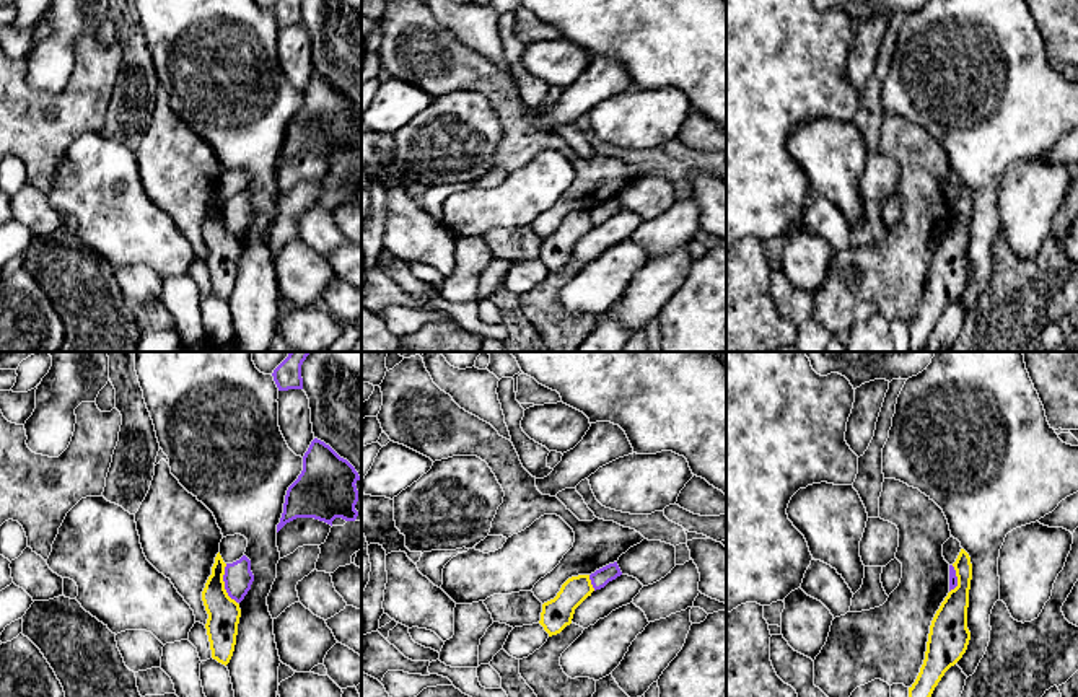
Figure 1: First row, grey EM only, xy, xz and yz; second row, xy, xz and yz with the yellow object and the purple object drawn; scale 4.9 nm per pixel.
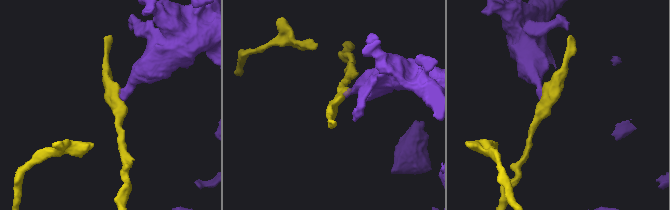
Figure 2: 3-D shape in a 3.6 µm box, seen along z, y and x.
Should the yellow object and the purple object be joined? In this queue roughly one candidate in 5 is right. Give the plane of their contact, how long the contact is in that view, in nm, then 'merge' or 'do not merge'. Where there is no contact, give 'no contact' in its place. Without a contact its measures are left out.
meets yellow in xy; contact 200 nm long; do not merge

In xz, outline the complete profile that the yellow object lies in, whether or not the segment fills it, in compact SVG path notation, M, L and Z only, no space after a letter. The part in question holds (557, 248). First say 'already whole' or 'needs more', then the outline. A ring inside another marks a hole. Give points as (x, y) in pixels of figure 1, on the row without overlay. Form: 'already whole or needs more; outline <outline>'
already whole; outline M589 210L568 213L557 231L542 239L539 259L549 272L560 269L572 259L575 244L594 226Z

